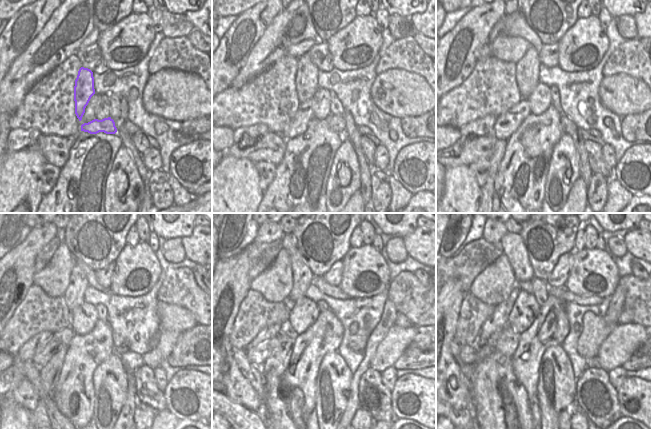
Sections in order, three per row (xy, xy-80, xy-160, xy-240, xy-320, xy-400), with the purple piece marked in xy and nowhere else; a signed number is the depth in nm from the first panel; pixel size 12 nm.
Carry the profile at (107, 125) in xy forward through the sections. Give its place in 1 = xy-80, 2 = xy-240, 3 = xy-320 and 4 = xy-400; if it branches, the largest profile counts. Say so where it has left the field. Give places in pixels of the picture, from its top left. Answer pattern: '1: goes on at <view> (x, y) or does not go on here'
1: goes on at xy-80 (336, 123)
2: goes on at xy-240 (124, 347)
3: goes on at xy-320 (352, 345)
4: goes on at xy-400 (595, 330)

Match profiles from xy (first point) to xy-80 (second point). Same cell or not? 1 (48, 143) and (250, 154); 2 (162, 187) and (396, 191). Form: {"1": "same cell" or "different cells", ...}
{"1": "same cell", "2": "different cells"}

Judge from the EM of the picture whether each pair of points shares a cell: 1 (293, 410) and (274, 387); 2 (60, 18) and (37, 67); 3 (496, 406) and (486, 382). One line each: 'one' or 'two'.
1: one
2: one
3: one

